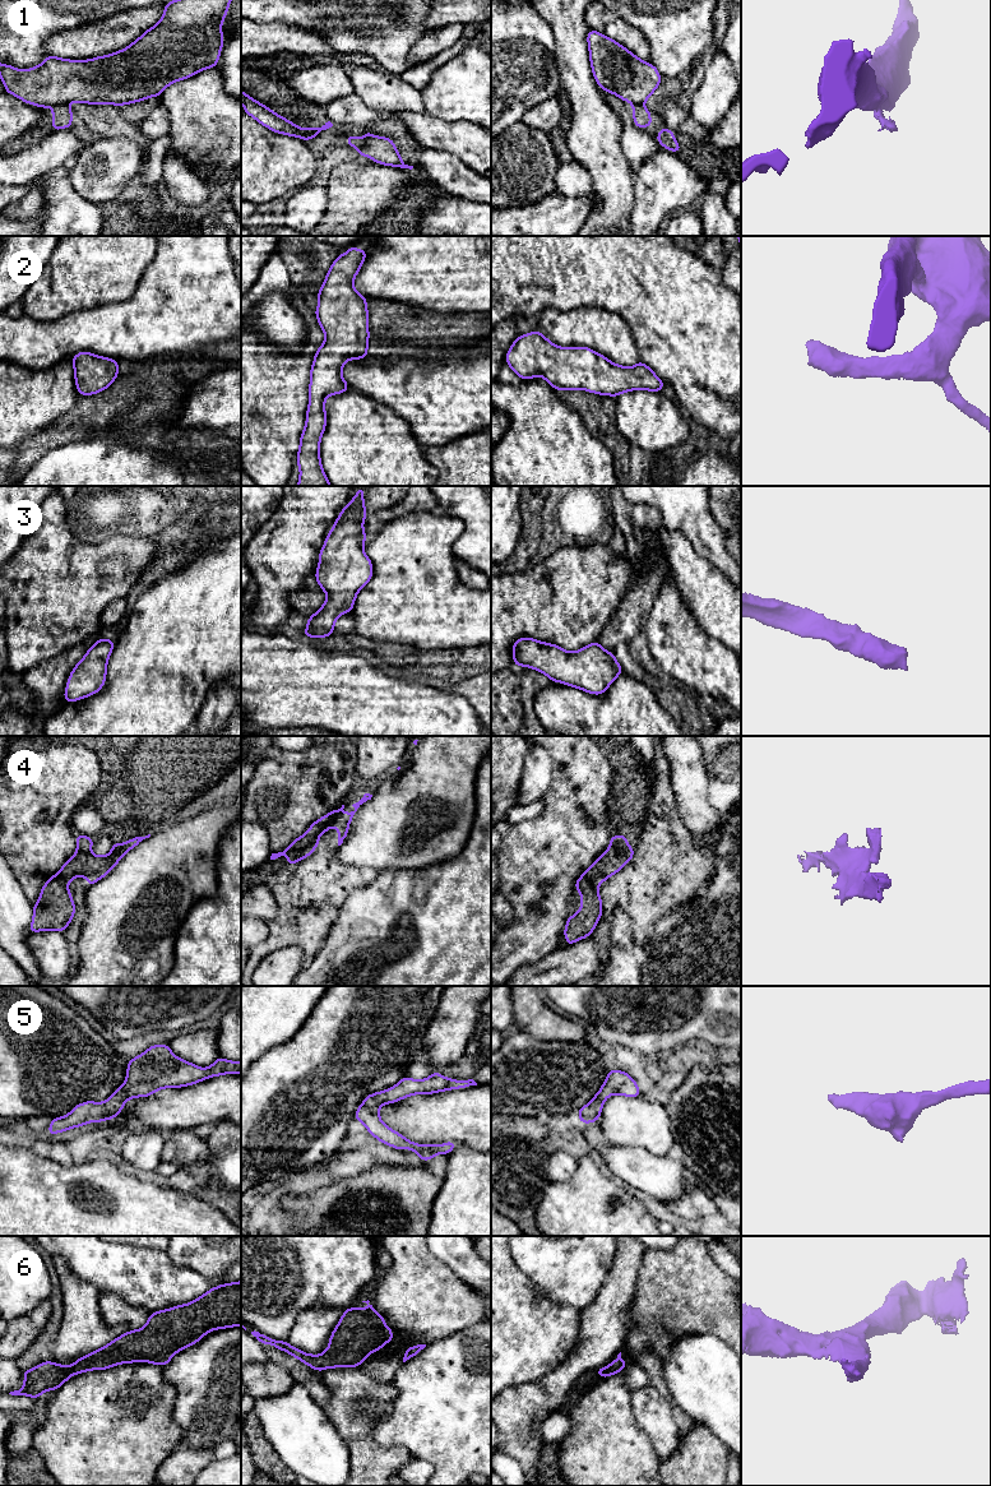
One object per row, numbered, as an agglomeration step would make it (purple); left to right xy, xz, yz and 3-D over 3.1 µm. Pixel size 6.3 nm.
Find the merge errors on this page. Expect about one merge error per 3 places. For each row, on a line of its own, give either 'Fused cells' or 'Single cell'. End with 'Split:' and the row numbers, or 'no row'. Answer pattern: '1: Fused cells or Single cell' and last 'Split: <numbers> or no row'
1: Fused cells
2: Single cell
3: Single cell
4: Fused cells
5: Single cell
6: Single cell
Split: 1, 4

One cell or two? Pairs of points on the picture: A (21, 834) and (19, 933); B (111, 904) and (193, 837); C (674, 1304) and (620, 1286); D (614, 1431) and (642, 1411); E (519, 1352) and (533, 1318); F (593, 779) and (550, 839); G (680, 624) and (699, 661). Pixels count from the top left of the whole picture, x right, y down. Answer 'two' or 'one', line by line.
A: two
B: one
C: two
D: two
E: one
F: one
G: one

